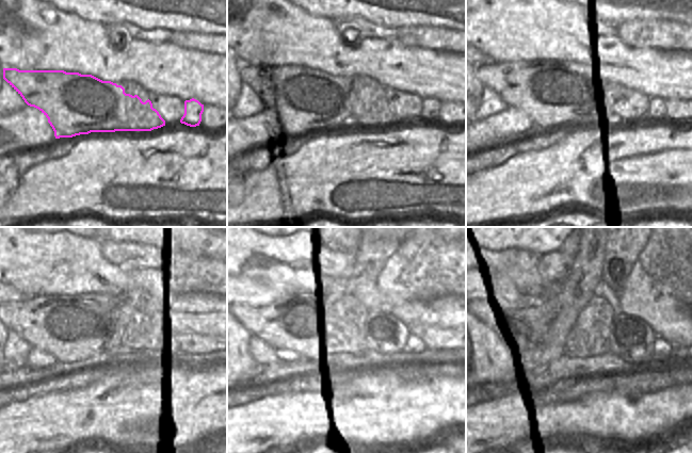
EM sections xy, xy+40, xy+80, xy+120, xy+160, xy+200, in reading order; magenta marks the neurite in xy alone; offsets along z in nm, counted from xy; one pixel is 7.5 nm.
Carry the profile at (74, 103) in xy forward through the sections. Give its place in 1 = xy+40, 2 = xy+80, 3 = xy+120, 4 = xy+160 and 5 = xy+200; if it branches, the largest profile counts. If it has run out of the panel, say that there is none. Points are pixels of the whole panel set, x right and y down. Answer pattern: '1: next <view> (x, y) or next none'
1: next xy+40 (307, 100)
2: next xy+80 (549, 93)
3: next xy+120 (71, 328)
4: next xy+160 (320, 324)
5: next xy+200 (522, 322)

